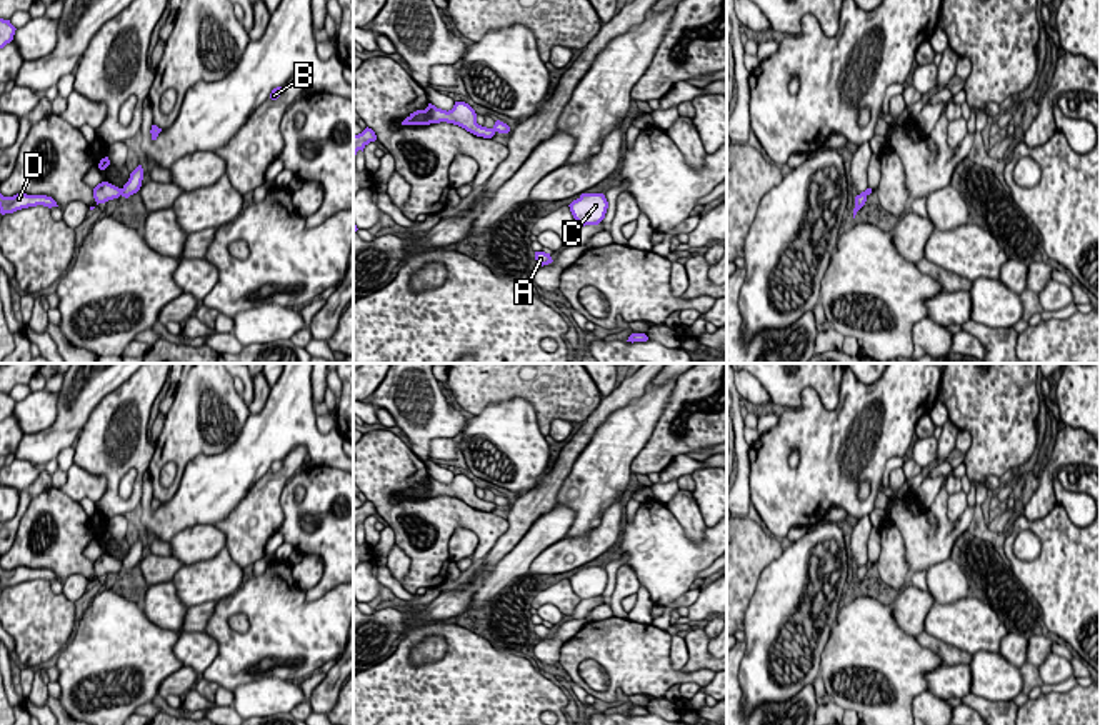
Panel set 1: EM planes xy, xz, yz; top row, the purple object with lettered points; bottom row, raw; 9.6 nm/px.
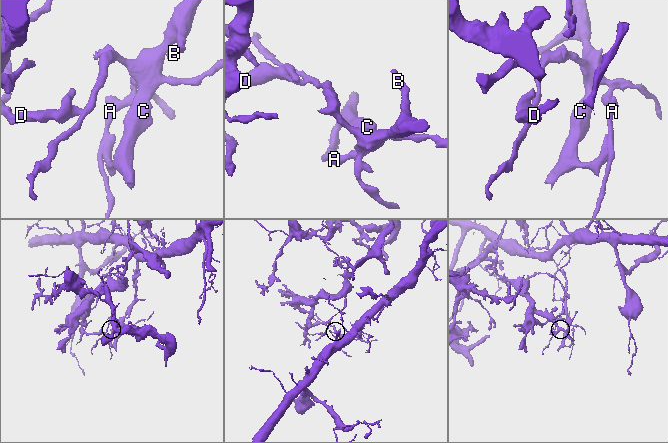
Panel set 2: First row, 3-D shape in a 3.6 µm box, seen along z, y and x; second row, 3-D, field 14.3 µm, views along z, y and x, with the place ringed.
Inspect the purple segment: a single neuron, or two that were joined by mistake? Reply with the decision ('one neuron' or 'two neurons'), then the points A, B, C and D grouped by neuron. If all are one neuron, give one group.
two neurons; groups A B C / D

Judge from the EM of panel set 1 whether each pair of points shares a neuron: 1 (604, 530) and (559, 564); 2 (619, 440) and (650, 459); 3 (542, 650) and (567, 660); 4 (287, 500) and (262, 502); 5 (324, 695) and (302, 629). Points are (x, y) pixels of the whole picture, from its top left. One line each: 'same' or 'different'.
1: same
2: different
3: different
4: different
5: different

